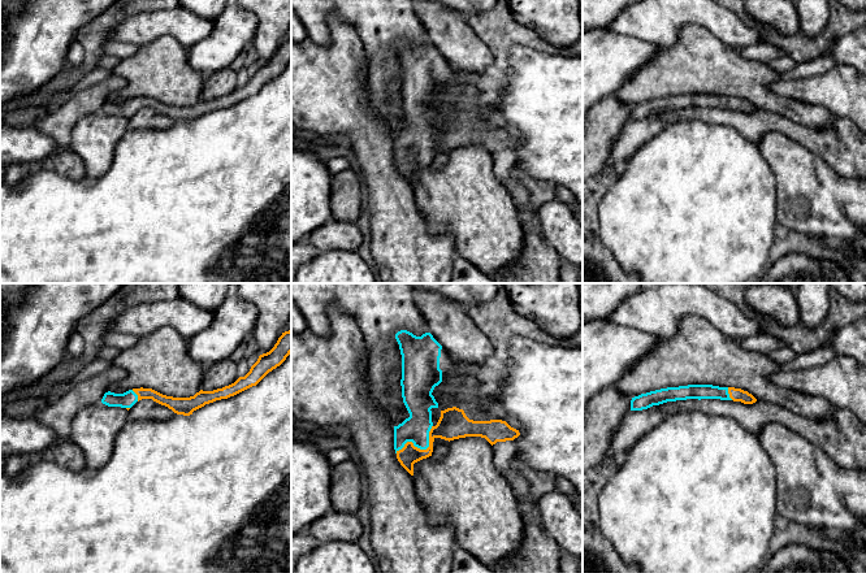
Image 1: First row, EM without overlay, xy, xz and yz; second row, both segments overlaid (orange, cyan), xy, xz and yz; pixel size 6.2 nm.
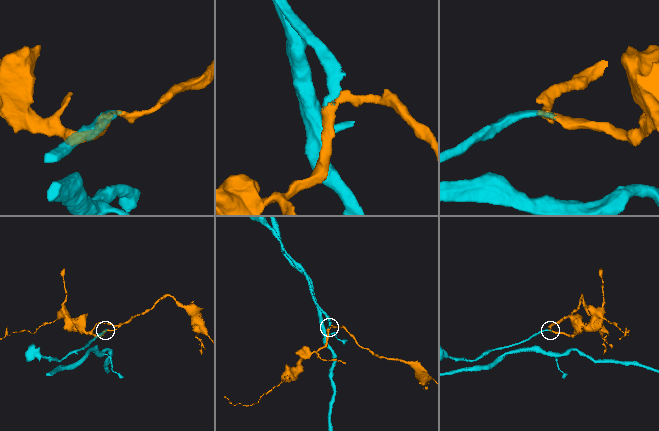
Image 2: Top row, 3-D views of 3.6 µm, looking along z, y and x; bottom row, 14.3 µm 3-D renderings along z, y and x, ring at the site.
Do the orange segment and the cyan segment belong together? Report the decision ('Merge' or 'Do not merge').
Merge

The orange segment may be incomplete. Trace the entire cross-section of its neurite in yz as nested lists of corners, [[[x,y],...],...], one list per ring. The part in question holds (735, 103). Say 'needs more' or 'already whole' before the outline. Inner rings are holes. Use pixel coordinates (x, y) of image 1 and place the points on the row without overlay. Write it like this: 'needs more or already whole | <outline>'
needs more | [[[688,94],[661,97],[635,105],[631,109],[631,120],[642,120],[667,110],[687,108],[720,108],[741,110],[744,113],[753,113],[757,110],[752,103],[741,97],[719,96],[713,94]]]

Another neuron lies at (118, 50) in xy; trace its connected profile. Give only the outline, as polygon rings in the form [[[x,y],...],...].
[[[109,39],[104,43],[104,53],[116,57],[117,60],[122,60],[135,55],[138,47],[129,43],[122,43],[114,39]]]

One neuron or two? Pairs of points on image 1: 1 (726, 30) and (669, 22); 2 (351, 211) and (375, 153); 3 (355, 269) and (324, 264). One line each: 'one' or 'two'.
1: one
2: two
3: one

